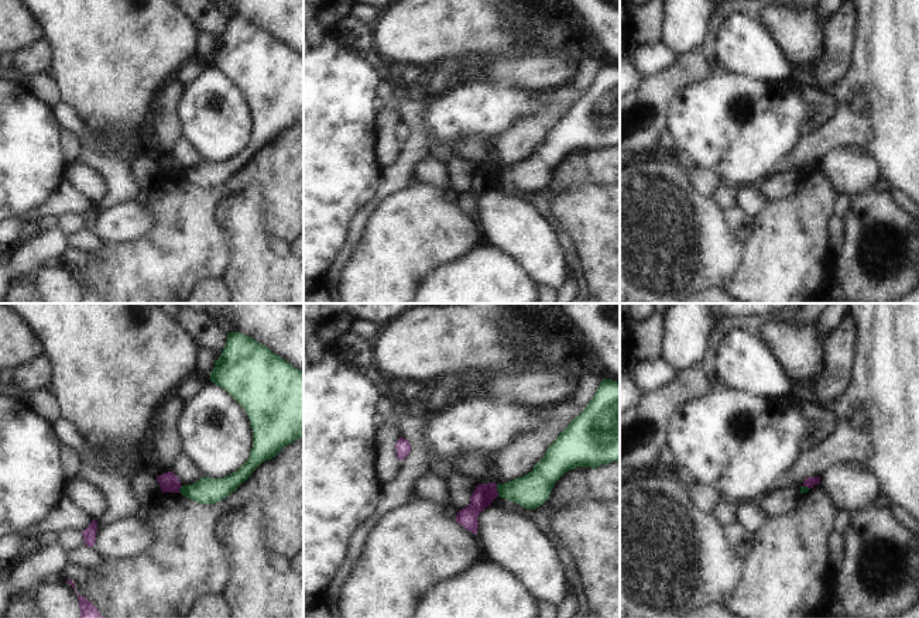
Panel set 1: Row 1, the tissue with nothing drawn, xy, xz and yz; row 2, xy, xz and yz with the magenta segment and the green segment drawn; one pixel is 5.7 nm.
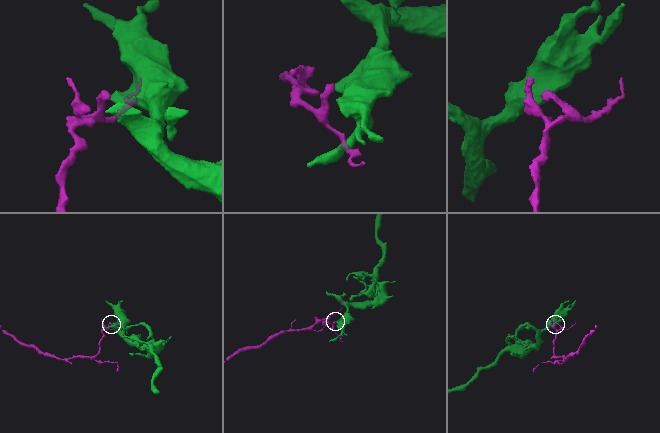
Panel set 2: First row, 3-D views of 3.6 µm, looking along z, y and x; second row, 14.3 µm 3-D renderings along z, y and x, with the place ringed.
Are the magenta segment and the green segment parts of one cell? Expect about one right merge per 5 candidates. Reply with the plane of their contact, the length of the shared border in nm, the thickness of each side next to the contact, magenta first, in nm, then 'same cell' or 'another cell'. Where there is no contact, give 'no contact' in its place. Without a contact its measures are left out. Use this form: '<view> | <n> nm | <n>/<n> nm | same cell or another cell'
xz | 70 nm | 120/190 nm | another cell

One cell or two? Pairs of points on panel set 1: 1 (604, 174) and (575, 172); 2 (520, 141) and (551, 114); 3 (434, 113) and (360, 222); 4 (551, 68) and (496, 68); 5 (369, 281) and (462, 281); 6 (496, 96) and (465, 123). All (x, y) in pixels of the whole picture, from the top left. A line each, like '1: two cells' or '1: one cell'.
1: one cell
2: one cell
3: two cells
4: one cell
5: two cells
6: one cell

